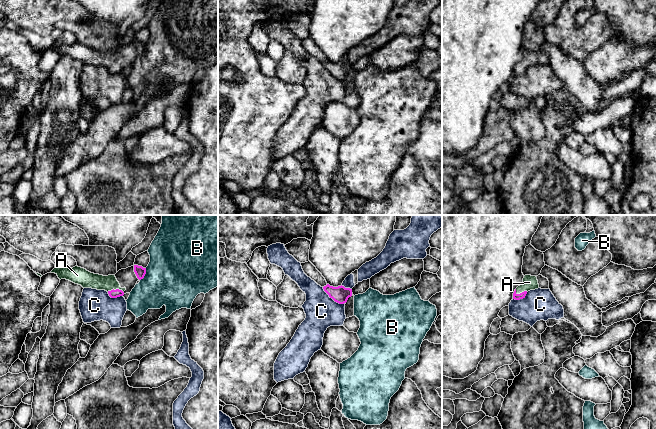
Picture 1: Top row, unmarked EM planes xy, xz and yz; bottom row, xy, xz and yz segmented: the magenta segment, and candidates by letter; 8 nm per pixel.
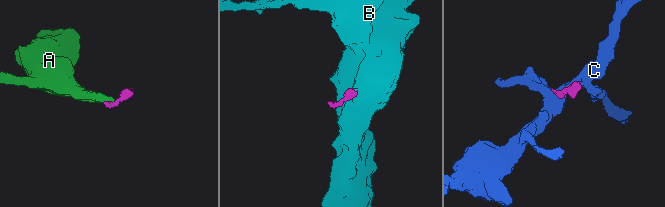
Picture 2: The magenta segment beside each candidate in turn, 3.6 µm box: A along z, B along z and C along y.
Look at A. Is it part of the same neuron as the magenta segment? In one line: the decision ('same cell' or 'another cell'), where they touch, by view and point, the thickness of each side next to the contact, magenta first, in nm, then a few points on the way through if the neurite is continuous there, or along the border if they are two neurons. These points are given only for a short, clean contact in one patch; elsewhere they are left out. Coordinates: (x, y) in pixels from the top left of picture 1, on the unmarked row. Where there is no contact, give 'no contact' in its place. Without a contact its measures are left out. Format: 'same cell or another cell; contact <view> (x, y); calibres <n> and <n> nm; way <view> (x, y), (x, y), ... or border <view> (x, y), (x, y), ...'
same cell; contact xy (116, 65); calibres 70 and 130 nm; way xy (113, 69), (116, 65), (109, 59), (87, 55)

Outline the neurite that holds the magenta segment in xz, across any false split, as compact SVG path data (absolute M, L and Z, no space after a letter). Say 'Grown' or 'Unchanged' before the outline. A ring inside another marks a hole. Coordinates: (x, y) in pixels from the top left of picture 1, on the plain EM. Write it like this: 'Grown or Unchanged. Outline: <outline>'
Unchanged. Outline: M327 60L323 63L324 67L339 80L347 78L348 74L352 72L352 65L345 64L344 62L333 63Z

